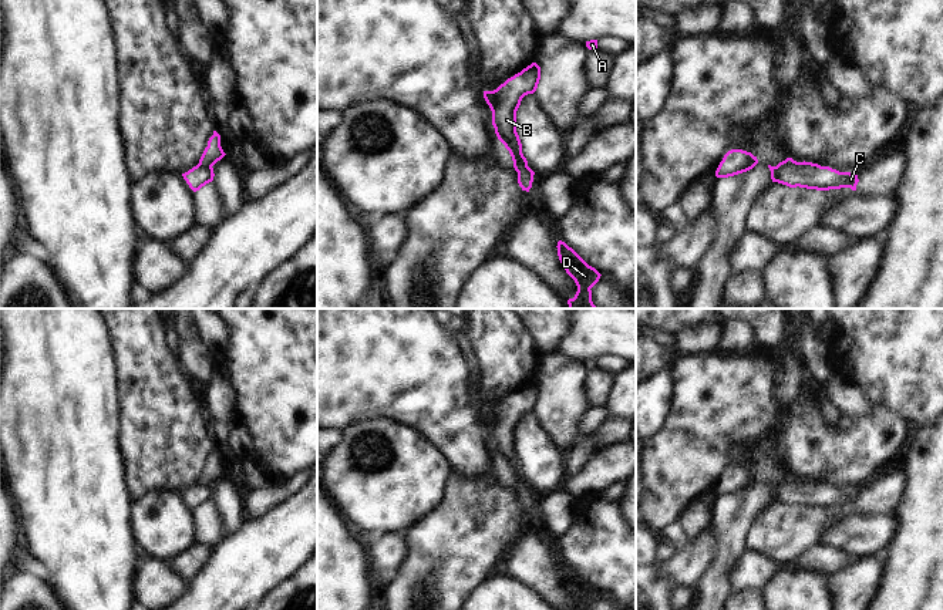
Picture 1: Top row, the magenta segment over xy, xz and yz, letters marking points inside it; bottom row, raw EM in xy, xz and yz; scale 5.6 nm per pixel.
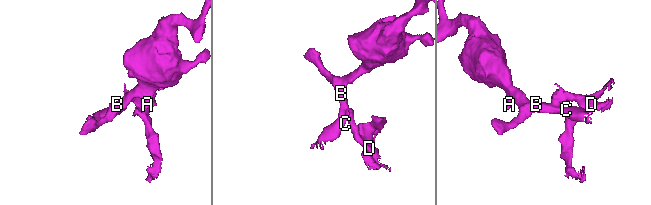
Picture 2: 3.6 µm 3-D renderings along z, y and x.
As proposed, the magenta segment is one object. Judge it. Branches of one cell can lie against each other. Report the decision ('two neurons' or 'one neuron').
two neurons

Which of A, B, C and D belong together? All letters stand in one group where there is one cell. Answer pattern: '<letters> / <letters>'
A B C / D

